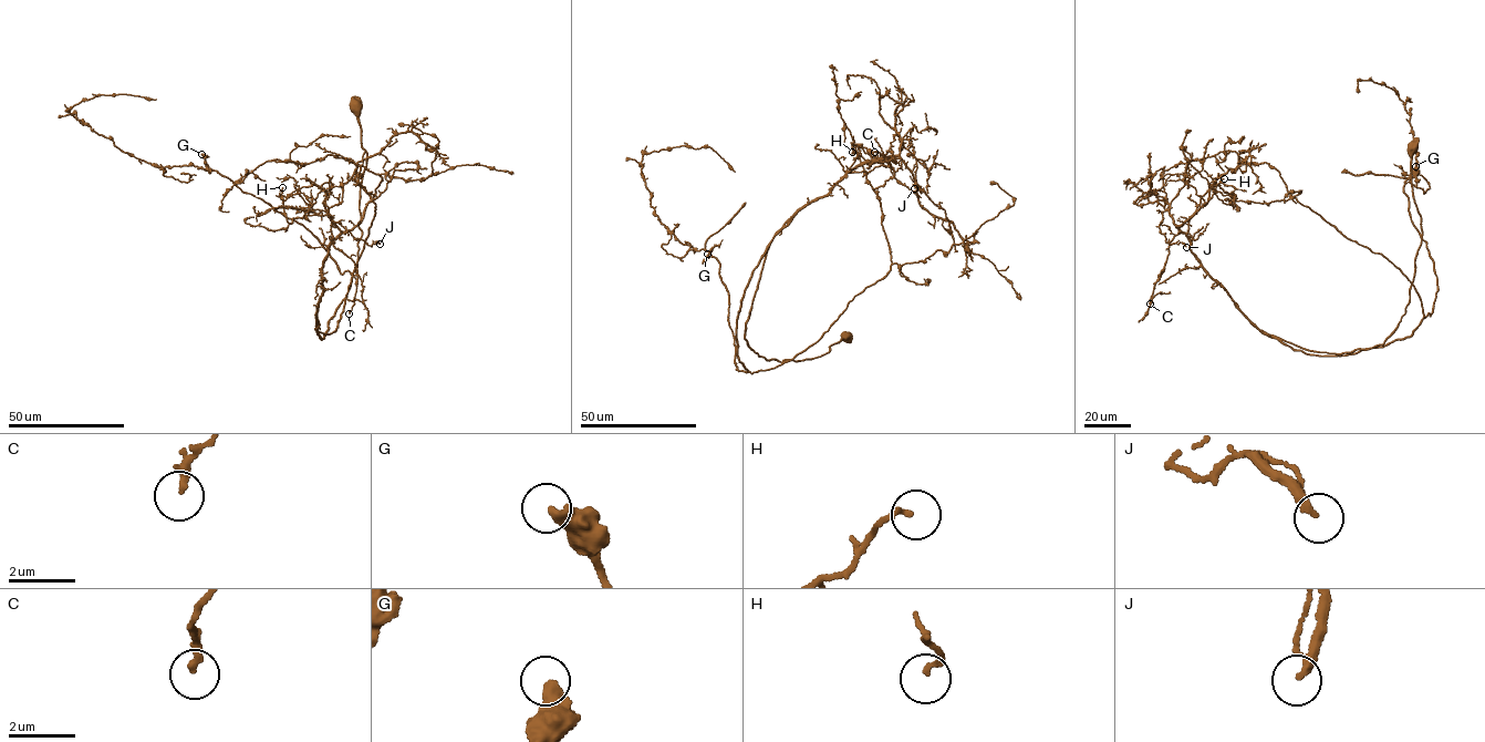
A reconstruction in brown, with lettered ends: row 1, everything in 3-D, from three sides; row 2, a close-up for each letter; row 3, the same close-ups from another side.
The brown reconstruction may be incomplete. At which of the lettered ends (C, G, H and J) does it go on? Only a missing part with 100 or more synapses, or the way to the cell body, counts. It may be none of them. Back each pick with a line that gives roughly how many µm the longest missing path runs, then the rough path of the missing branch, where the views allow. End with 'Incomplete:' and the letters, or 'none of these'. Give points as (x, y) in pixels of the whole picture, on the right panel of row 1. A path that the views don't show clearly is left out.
Incomplete: none of these

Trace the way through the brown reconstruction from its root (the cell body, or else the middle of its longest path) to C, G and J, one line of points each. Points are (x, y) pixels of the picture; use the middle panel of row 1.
C: (850, 336), (820, 356), (781, 362), (744, 338), (772, 237), (850, 171), (888, 151), (895, 161), (874, 152)
G: (850, 336), (795, 361), (751, 350), (771, 240), (741, 302), (737, 370), (707, 254)
J: (850, 336), (795, 361), (751, 350), (769, 244), (903, 138), (914, 188)

